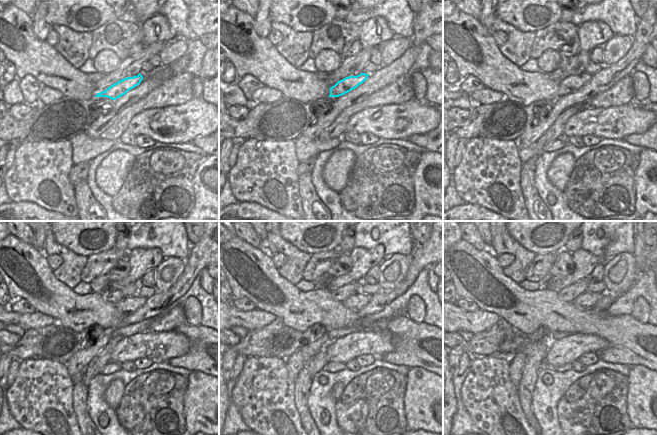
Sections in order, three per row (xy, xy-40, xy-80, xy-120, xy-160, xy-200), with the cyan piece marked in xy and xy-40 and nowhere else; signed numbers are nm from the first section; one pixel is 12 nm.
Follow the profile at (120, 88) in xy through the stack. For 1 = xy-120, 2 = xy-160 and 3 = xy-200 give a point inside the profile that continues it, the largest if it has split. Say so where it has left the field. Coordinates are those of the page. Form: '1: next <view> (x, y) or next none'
1: next xy-120 (127, 305)
2: next xy-160 (359, 300)
3: next xy-200 (587, 300)

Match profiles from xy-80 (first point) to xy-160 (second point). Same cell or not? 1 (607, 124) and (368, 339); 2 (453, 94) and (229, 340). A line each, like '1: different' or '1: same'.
1: same
2: different

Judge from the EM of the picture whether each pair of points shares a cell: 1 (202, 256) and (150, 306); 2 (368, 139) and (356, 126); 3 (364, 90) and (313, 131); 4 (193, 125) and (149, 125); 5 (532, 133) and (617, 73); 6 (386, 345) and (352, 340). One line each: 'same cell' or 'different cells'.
1: same cell
2: different cells
3: same cell
4: same cell
5: same cell
6: same cell

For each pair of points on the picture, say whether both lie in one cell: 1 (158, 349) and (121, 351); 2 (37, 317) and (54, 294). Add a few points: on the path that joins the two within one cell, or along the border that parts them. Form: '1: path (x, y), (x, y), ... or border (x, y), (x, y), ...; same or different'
1: path (149, 349), (130, 349); same
2: border (35, 310), (49, 315), (55, 321); different

